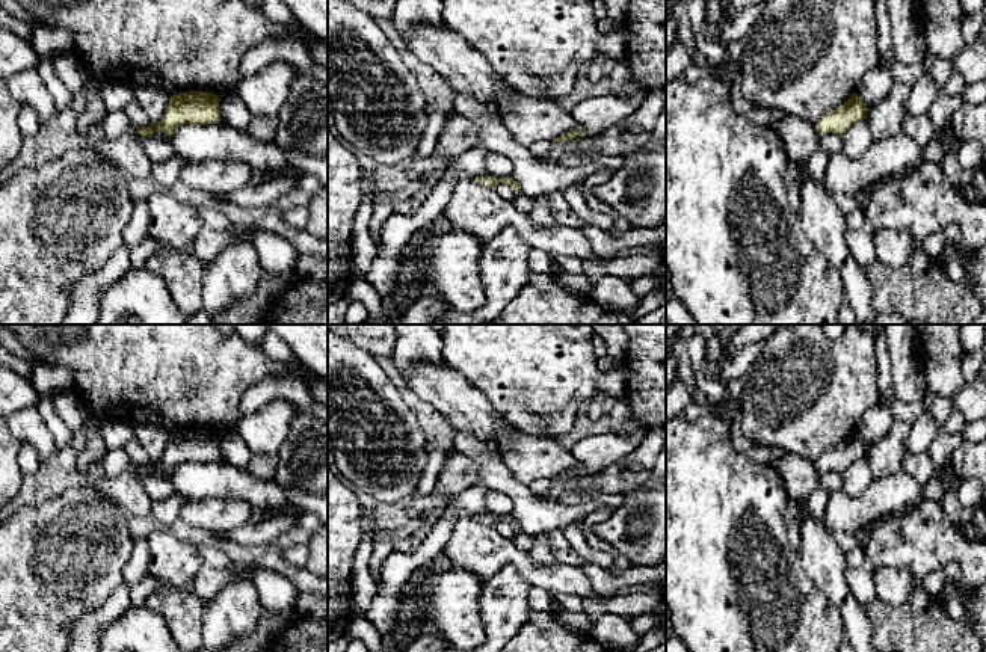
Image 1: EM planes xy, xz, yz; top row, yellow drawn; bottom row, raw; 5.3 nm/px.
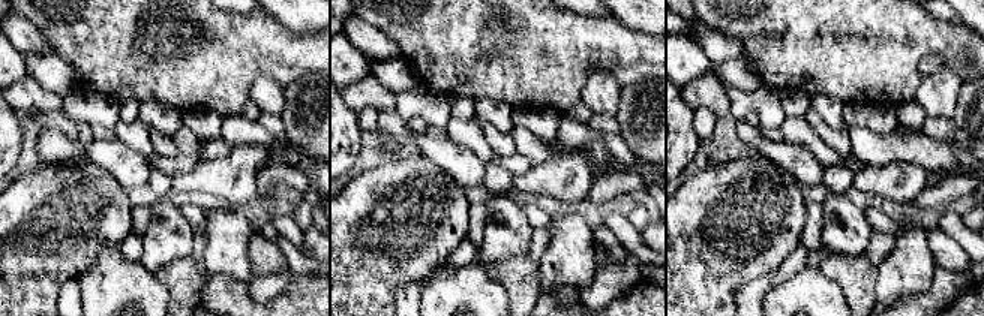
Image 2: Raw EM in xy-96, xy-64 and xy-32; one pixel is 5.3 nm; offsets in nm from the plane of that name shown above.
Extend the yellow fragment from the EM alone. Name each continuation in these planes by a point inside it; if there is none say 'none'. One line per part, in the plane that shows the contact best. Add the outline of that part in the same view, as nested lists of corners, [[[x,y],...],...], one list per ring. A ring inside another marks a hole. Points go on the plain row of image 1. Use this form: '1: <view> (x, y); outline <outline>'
none

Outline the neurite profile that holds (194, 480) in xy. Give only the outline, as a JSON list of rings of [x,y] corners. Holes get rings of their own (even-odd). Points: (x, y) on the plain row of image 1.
[[[183,462],[171,475],[175,489],[186,500],[222,497],[251,504],[252,509],[278,512],[290,507],[282,486],[273,478],[260,480],[248,469],[239,469],[226,462]]]

